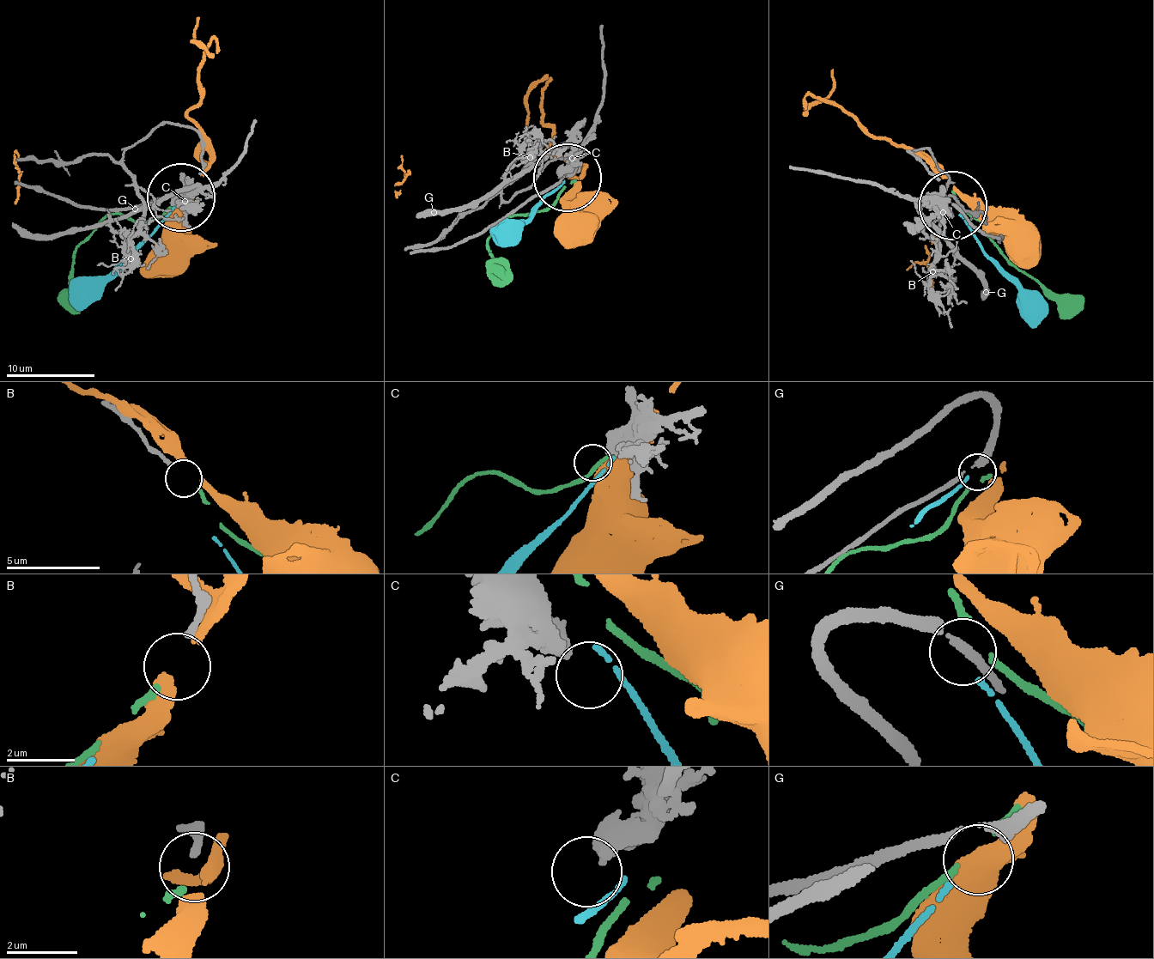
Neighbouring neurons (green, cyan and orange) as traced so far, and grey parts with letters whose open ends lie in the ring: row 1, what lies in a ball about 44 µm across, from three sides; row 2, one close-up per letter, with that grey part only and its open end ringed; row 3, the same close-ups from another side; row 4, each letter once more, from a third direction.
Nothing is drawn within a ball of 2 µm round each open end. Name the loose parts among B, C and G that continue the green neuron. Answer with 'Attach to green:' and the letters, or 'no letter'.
Attach to green: B

